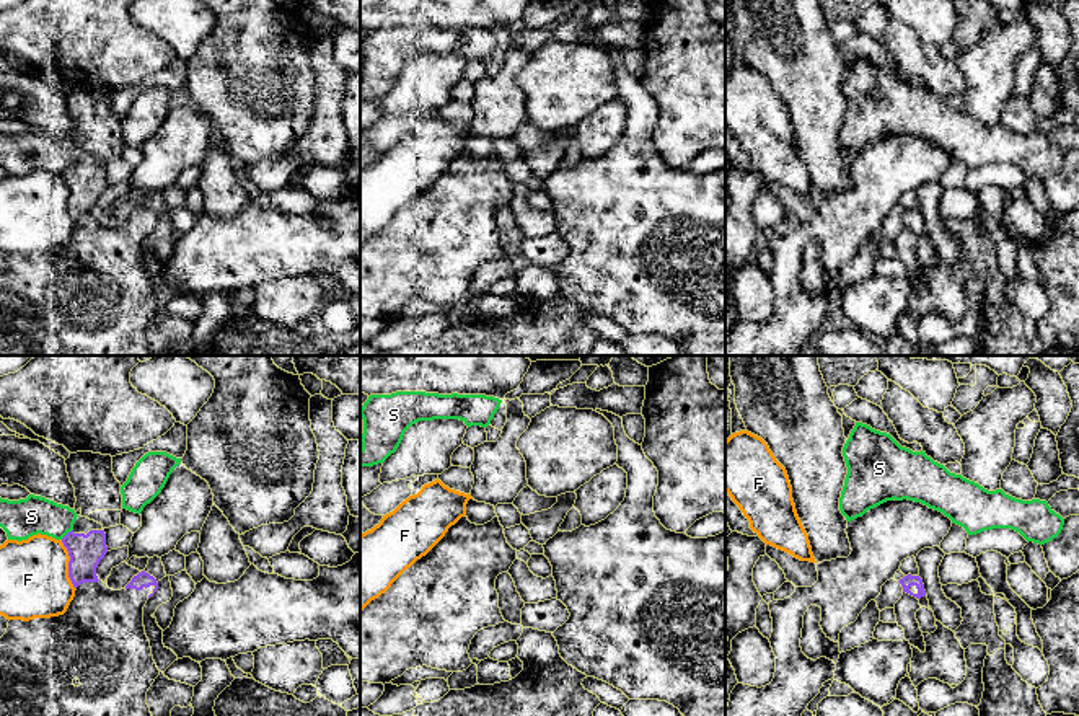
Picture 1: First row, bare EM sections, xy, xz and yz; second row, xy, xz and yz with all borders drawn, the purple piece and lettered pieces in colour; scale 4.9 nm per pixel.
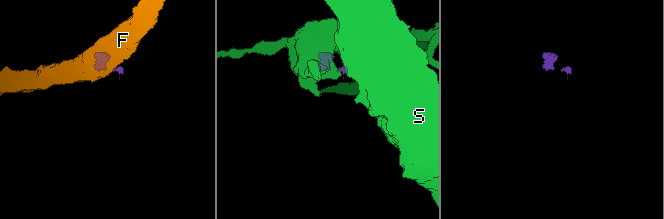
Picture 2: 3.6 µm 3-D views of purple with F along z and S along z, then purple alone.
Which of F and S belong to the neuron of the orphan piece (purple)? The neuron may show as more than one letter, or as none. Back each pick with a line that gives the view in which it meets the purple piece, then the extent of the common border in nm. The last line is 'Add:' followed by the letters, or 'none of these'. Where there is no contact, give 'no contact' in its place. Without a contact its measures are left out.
Add: none of these

